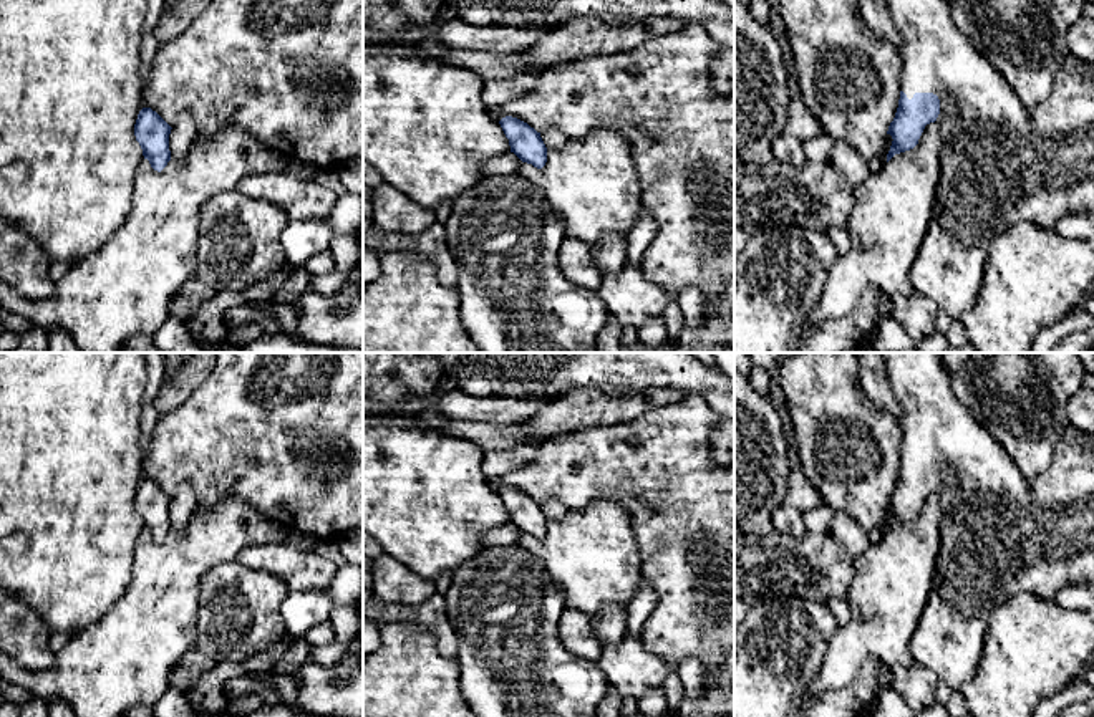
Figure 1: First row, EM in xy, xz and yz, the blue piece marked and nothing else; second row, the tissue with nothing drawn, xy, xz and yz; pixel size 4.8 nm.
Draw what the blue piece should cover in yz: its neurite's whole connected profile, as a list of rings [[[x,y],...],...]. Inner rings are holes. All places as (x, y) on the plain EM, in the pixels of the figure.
[[[882,353],[882,356],[887,364],[890,386],[903,409],[903,417],[900,419],[903,431],[903,444],[900,450],[902,462],[895,488],[887,502],[887,505],[890,505],[893,510],[887,525],[887,533],[895,525],[913,520],[918,515],[925,497],[930,493],[937,492],[943,507],[943,520],[940,527],[942,545],[937,573],[933,576],[933,588],[927,599],[927,608],[923,609],[918,626],[910,639],[908,649],[913,656],[913,661],[923,666],[938,682],[945,684],[950,691],[960,691],[973,679],[976,672],[991,614],[998,606],[1016,594],[1034,594],[1043,599],[1053,599],[1056,593],[1066,585],[1094,583],[1094,434],[1084,432],[1079,427],[1069,424],[1054,447],[1051,465],[1044,474],[1028,480],[1004,445],[998,442],[955,397],[950,384],[950,374],[943,369],[940,353]]]

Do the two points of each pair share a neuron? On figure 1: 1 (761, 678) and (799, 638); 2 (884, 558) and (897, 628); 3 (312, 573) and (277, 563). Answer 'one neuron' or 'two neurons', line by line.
1: one neuron
2: one neuron
3: one neuron

